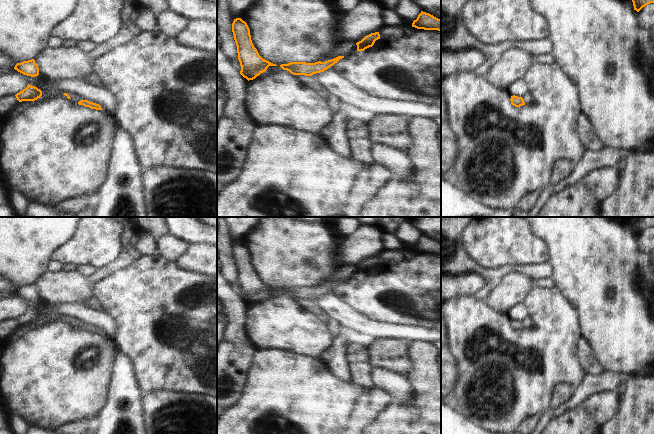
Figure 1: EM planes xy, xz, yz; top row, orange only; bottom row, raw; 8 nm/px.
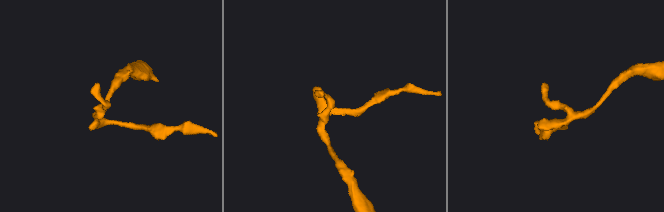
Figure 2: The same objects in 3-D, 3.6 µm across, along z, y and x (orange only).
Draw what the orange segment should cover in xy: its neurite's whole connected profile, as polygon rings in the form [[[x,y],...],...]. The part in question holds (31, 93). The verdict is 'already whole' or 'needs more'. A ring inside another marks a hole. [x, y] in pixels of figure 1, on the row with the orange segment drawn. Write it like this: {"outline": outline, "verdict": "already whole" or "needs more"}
{"outline": [[[28,84],[25,89],[17,93],[15,96],[19,102],[35,101],[42,96],[42,91],[35,86]]], "verdict": "already whole"}

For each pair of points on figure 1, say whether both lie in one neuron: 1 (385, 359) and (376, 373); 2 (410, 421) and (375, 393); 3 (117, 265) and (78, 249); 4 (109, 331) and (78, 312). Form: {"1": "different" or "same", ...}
{"1": "different", "2": "different", "3": "different", "4": "same"}

